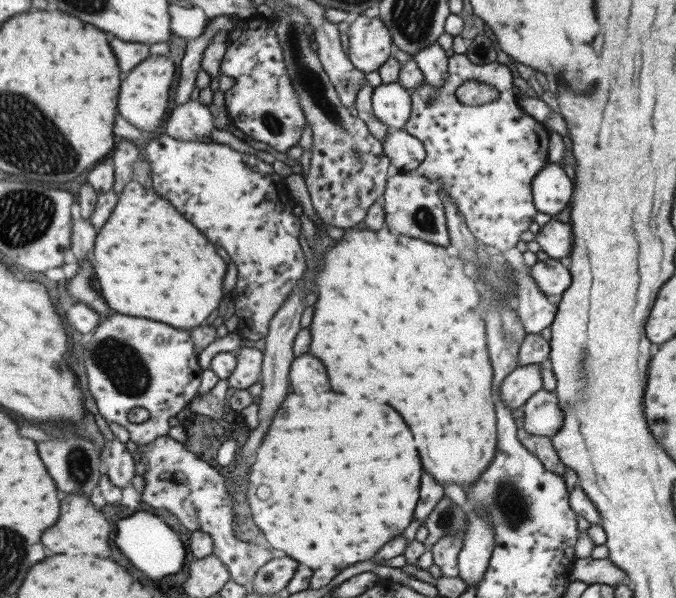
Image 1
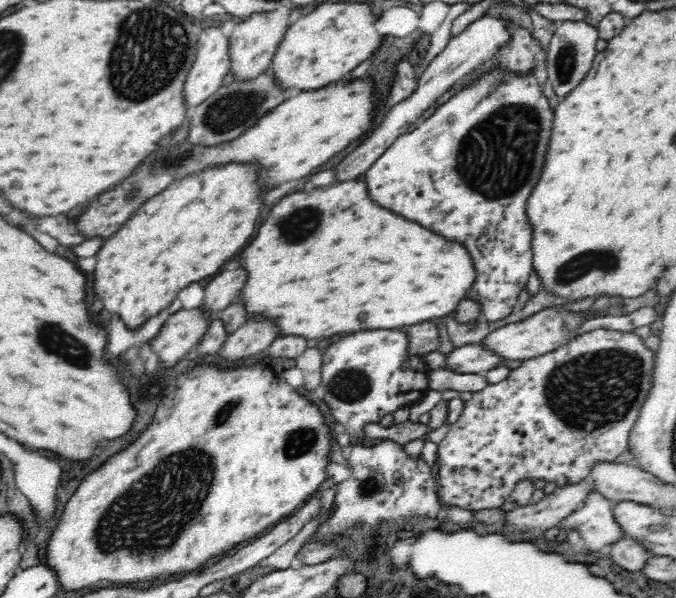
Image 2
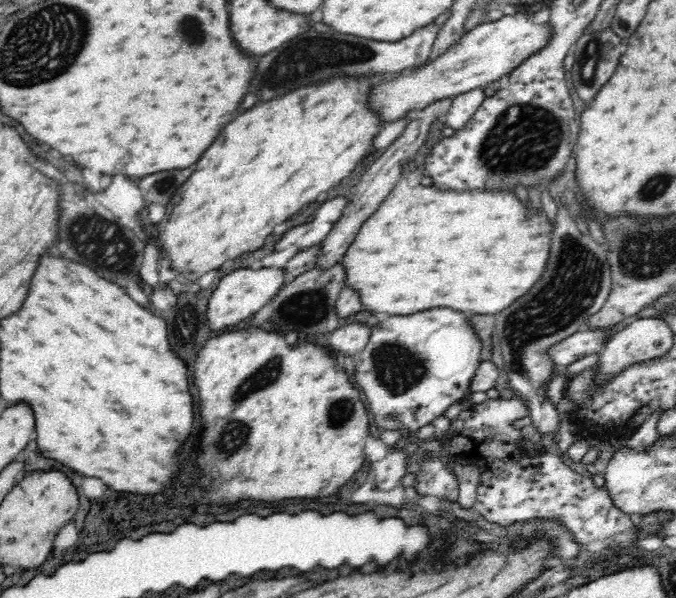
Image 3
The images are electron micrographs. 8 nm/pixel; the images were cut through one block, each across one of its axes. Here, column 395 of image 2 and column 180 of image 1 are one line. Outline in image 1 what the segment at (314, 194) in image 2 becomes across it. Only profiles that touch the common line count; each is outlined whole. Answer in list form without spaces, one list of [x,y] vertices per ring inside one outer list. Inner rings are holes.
[[[131,180],[119,194],[109,220],[95,238],[93,268],[101,294],[111,310],[163,322],[173,328],[195,328],[204,325],[201,322],[219,306],[223,298],[223,276],[227,264],[215,252],[213,244],[165,198],[157,196],[152,188],[145,190],[142,185]]]

